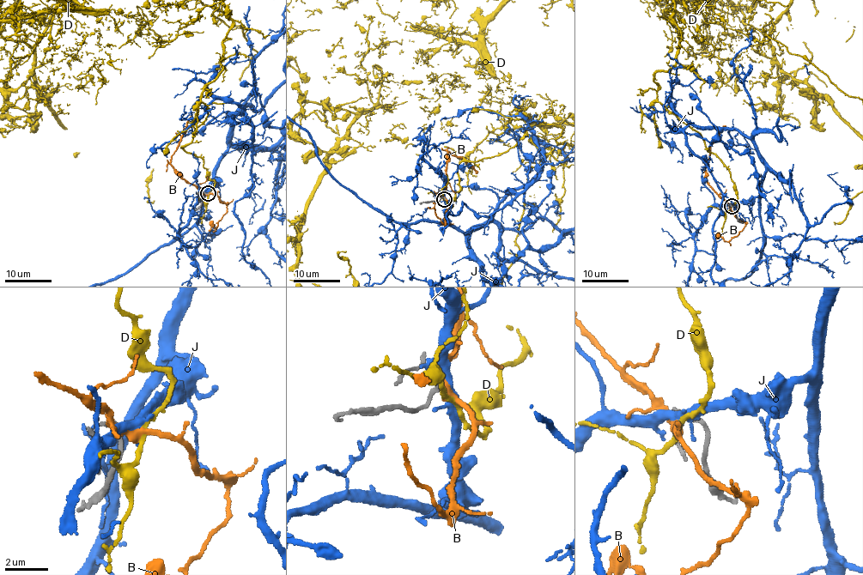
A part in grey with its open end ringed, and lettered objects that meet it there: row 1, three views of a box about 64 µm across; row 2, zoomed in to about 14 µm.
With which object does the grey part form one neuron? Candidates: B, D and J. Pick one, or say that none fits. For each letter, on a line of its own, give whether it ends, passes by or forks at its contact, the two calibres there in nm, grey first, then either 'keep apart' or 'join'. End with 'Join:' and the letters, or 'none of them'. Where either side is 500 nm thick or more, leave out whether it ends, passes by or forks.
B: it passes by; 180 nm thick on the grey side, 320 nm on the other; keep apart
D: it passes by; 150 nm thick on the grey side, 200 nm on the other; keep apart
J: it forks there; 180 nm thick on the grey side, 320 nm on the other; keep apart
Join: none of them

